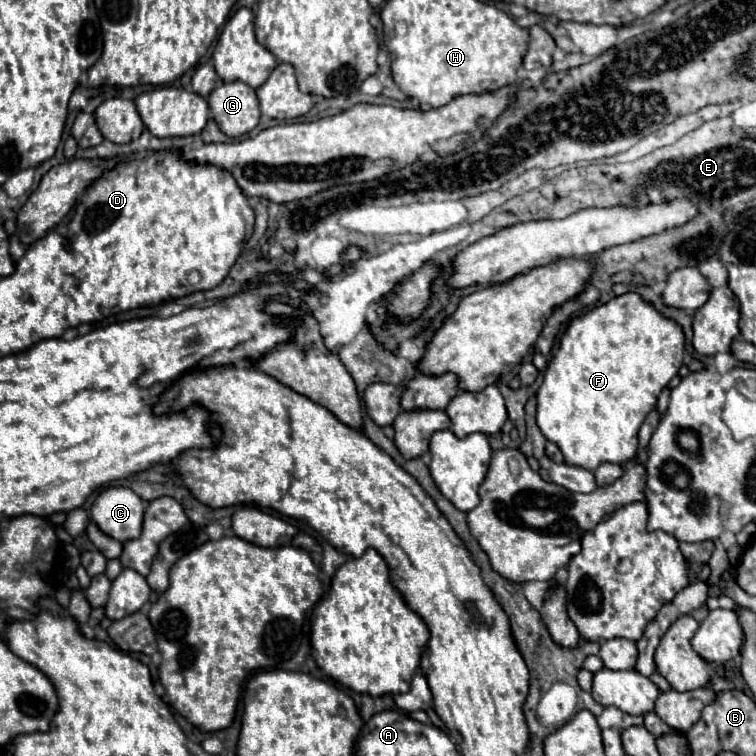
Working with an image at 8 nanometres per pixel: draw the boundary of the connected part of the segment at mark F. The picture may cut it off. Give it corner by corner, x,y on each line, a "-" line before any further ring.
624,293
592,311
574,317
560,347
544,373
544,383
538,389
536,421
542,435
556,443
564,453
566,463
594,471
602,463
624,463
636,455
638,429
646,415
656,407
662,389
678,375
684,357
684,331
674,321
654,309
638,293

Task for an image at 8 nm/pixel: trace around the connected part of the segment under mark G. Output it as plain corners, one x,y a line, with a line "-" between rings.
242,81
220,83
208,95
208,105
212,119
228,137
246,135
260,121
256,91

